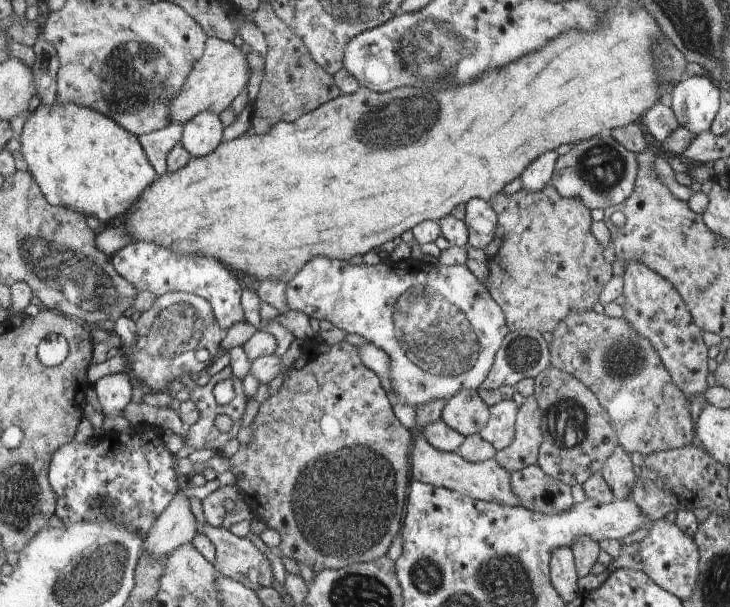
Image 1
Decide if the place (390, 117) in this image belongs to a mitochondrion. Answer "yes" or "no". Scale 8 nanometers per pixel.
yes

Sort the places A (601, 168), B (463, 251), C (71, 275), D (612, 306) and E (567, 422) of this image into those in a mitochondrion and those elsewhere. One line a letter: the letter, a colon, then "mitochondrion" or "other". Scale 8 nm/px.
A: mitochondrion
B: other
C: mitochondrion
D: other
E: mitochondrion

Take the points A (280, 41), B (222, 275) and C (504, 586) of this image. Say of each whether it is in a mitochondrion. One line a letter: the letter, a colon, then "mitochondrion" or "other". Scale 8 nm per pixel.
A: other
B: other
C: mitochondrion

